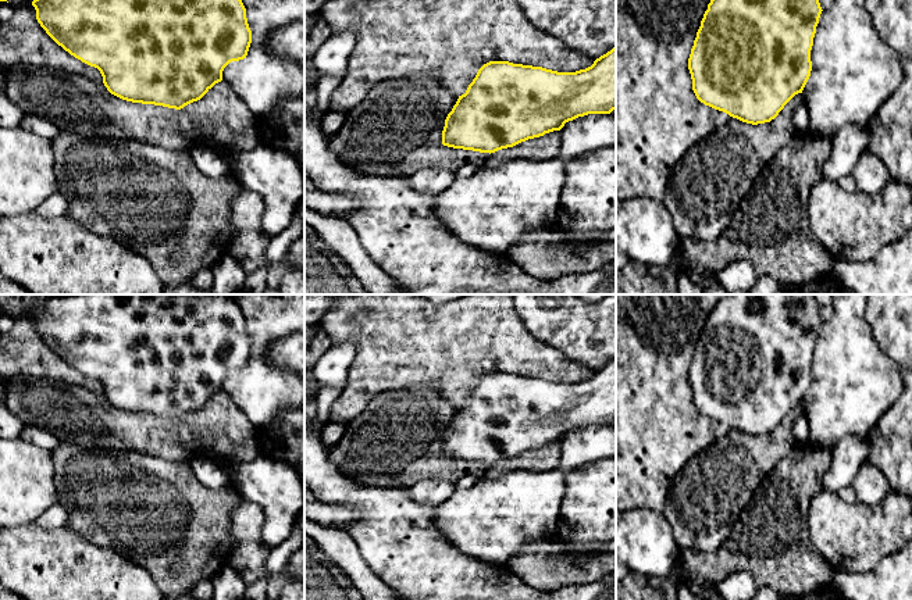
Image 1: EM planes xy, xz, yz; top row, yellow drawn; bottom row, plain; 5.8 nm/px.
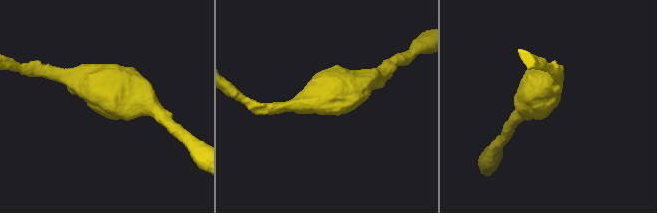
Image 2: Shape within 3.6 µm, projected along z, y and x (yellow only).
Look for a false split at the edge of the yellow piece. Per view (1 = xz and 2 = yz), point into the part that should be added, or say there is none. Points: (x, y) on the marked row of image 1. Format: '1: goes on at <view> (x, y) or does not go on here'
1: does not go on here
2: does not go on here

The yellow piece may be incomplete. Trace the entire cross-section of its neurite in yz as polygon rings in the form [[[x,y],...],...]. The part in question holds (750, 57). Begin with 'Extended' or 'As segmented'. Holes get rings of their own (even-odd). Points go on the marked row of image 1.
As segmented. [[[710,0],[688,58],[697,99],[747,124],[774,119],[795,94],[802,93],[811,76],[811,50],[822,11],[819,0]]]

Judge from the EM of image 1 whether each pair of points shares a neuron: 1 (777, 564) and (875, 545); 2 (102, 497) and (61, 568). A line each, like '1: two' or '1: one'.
1: two
2: two

